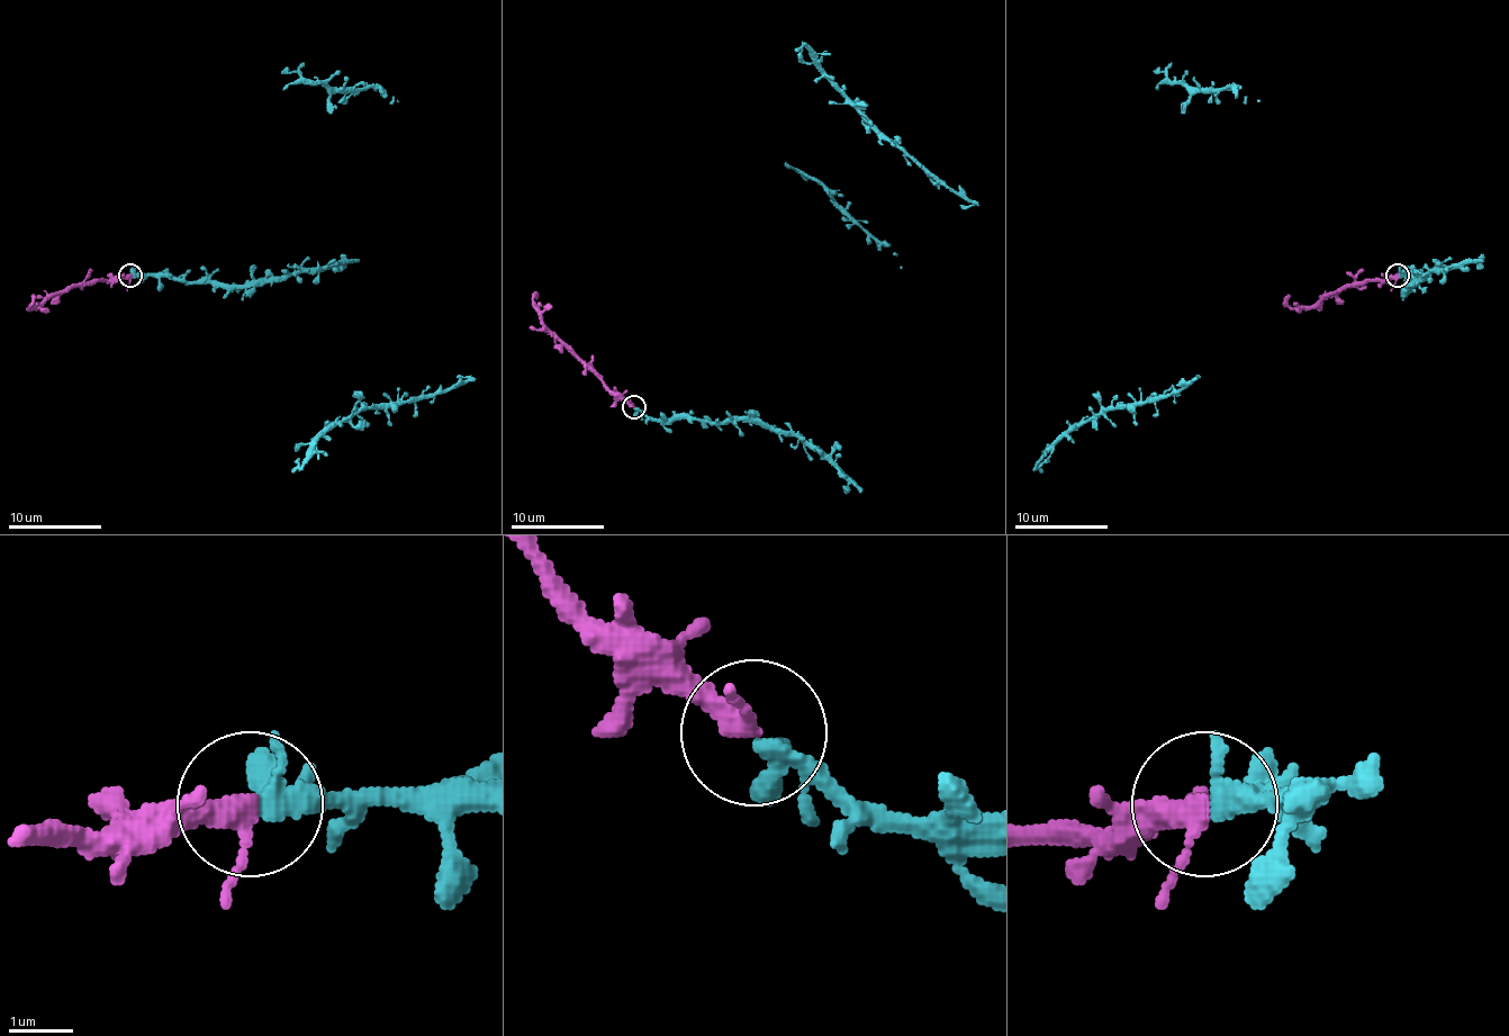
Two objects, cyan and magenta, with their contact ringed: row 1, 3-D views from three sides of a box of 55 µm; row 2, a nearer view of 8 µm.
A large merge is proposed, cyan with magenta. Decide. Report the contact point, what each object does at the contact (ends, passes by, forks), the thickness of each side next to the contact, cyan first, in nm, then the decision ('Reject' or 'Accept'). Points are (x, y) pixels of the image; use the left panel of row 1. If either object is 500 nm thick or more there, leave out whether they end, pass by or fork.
Place: (130, 276). At the ring cyan passes by. At the ring magenta passes by. Thickness 280 nm (cyan) against 280 nm. Accept

